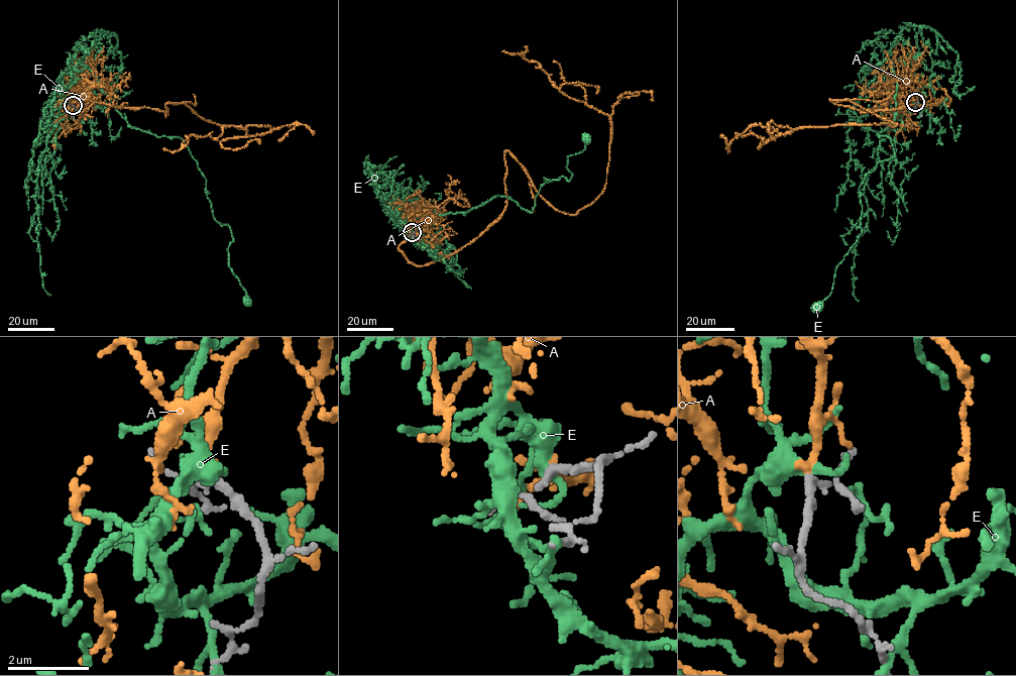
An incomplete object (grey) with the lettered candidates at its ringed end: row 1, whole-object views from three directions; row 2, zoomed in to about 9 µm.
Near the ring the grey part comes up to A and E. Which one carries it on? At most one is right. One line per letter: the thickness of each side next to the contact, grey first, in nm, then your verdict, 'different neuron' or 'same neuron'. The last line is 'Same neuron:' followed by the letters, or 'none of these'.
A: calibres 150 and 240 nm; same neuron
E: calibres 150 and 280 nm; different neuron
Same neuron: A

